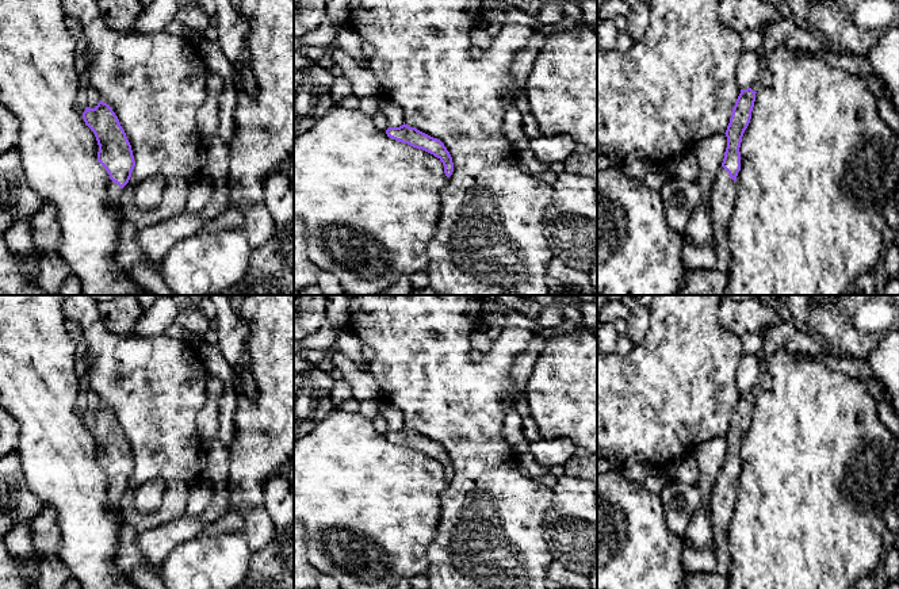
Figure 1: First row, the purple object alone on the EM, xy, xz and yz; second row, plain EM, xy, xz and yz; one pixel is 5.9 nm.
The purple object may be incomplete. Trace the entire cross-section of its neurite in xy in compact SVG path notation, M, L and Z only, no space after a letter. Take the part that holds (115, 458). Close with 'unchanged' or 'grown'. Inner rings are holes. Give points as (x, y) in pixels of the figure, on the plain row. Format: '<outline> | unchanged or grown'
M100 403L95 412L85 410L83 422L96 440L97 464L111 482L107 505L112 512L122 515L119 508L122 492L129 486L135 470L131 448L118 420L107 406Z | grown

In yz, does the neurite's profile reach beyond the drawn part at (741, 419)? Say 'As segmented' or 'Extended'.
Extended

